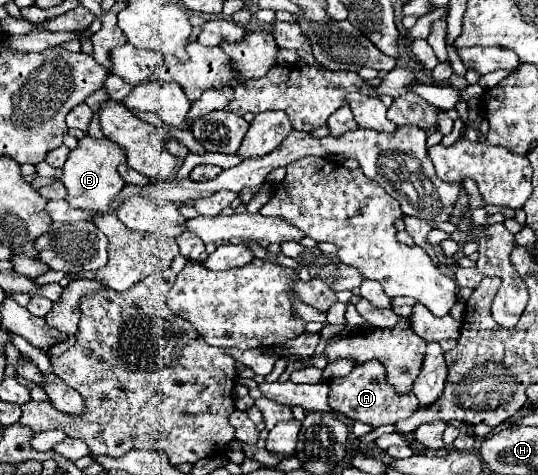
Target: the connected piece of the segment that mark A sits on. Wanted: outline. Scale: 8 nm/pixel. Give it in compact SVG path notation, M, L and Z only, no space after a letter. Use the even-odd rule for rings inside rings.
M367 360L363 364L357 364L347 376L333 378L329 382L329 388L331 388L329 402L343 402L343 414L347 418L371 424L373 428L405 420L407 416L411 416L417 410L415 394L413 392L399 394L387 382L387 374L383 370L383 364L379 364L379 360Z

